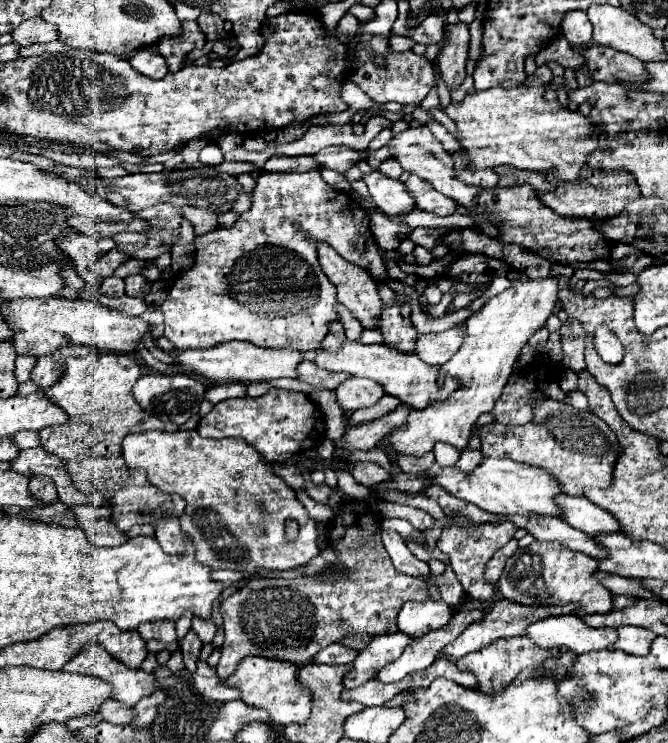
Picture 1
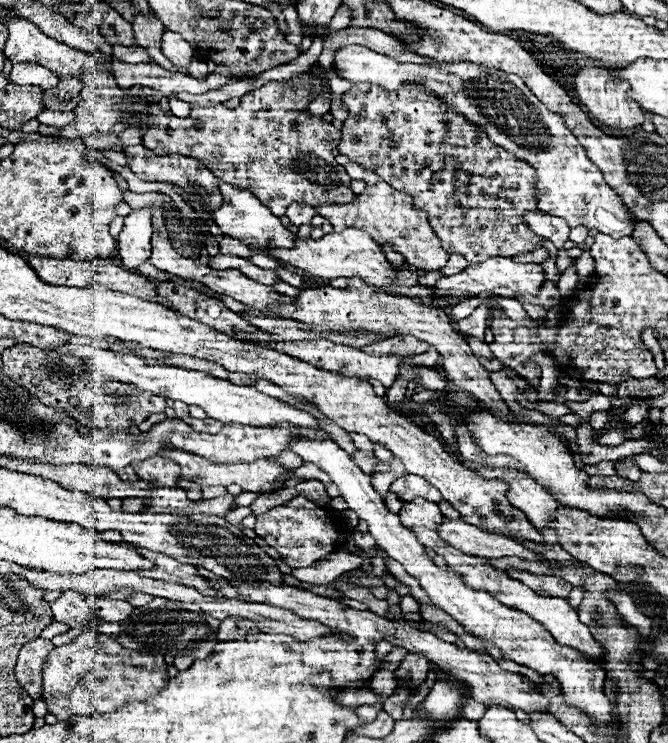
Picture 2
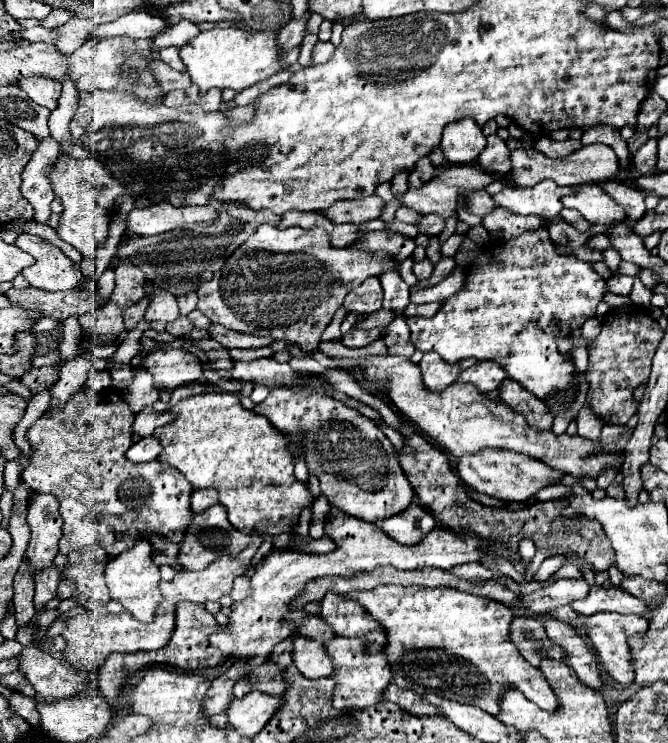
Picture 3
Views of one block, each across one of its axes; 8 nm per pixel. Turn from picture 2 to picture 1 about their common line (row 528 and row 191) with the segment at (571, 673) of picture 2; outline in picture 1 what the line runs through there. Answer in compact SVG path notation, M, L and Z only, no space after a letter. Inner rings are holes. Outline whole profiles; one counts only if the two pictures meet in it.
M374 170L362 178L368 184L370 196L376 206L388 216L408 214L416 208L416 200L408 194L404 182L384 176L380 170Z

